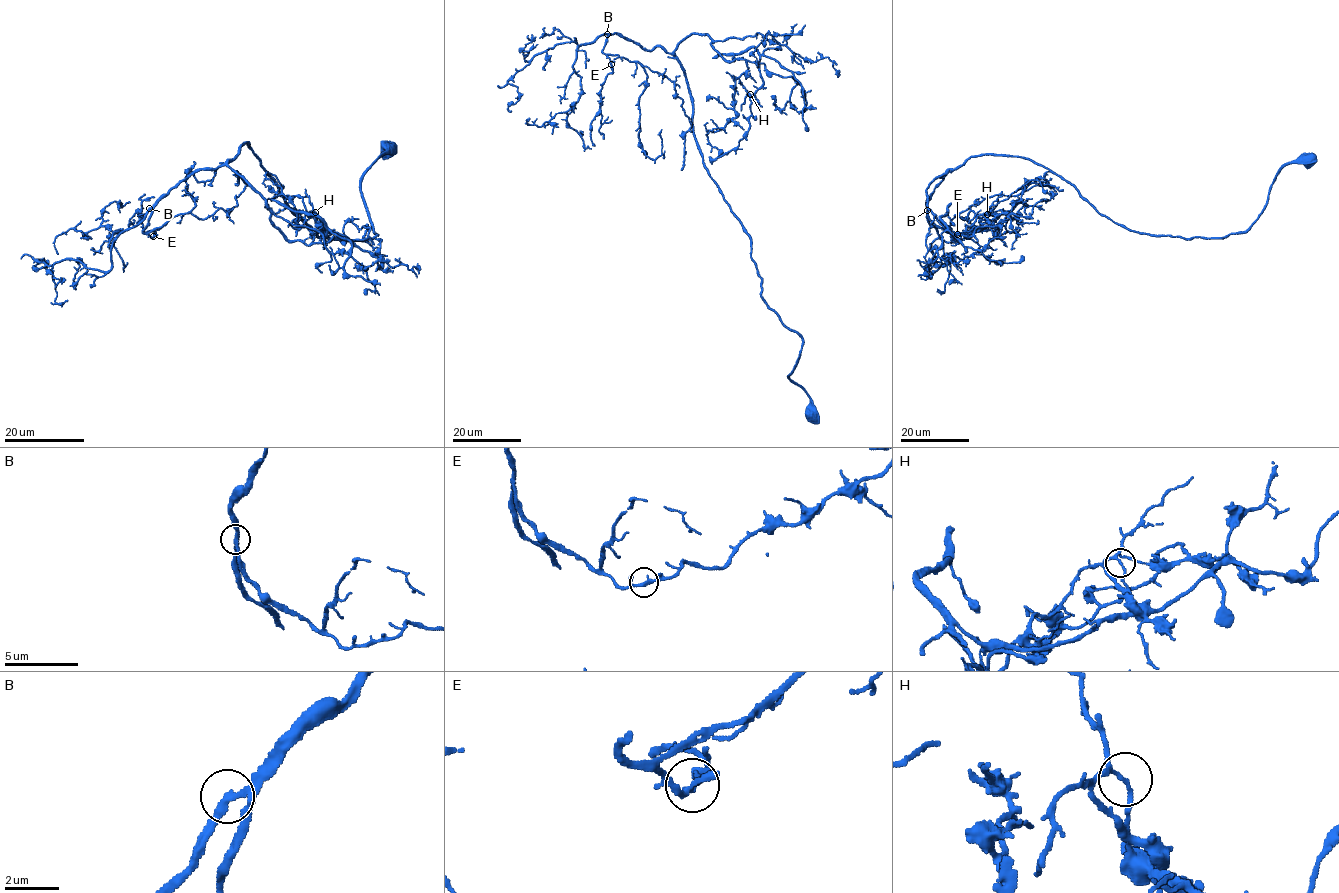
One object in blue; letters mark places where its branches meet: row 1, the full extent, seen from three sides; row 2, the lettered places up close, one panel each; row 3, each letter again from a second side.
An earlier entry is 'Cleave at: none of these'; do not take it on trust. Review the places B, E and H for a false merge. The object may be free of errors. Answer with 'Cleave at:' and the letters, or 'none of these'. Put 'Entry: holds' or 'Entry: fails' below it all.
Cleave at: H
Entry: fails

